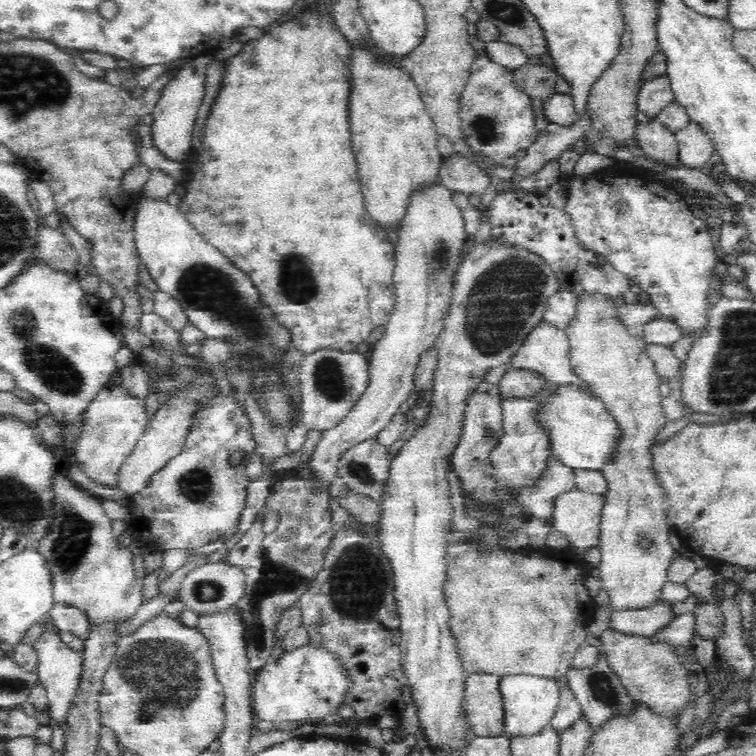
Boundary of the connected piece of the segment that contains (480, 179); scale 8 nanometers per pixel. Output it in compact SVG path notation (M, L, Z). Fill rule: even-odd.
M454 153L443 158L439 180L450 191L482 196L492 179L472 160L460 153Z

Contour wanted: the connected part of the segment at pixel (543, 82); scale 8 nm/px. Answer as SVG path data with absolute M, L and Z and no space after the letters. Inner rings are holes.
M528 60L526 64L511 71L511 75L517 88L531 98L544 100L556 93L555 84L558 76L546 65L533 64Z

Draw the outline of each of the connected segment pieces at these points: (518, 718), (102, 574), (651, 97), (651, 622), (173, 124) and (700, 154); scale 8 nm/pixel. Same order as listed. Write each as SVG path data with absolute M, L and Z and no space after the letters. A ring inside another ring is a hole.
M512 674L501 677L500 692L503 700L503 735L508 738L516 736L536 736L551 724L552 717L559 703L560 680L538 675Z
M54 468L51 474L51 503L54 505L52 522L47 526L36 548L46 557L46 563L54 575L52 578L54 602L66 603L82 609L88 615L90 623L101 623L108 619L116 619L118 622L129 619L146 602L143 595L143 579L136 577L132 562L133 555L112 533L112 521L105 514L101 502L102 499L80 488L69 477L66 478L66 474Z
M667 75L657 76L653 79L646 80L640 88L638 95L637 107L650 119L666 108L668 104L675 101L675 94L671 87L670 79Z
M660 600L644 608L613 609L609 628L630 636L649 637L674 618L671 604Z
M204 54L202 57L193 57L190 62L182 65L180 72L164 86L162 96L151 112L152 144L164 158L172 162L183 163L191 155L197 112L205 95L206 66L213 58L213 54Z
M694 121L676 132L680 162L690 169L701 169L710 160L715 148L706 131Z

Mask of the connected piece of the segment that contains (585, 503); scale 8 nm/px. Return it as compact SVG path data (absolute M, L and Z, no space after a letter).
M576 488L556 498L554 528L566 535L568 548L576 558L599 546L603 495Z

